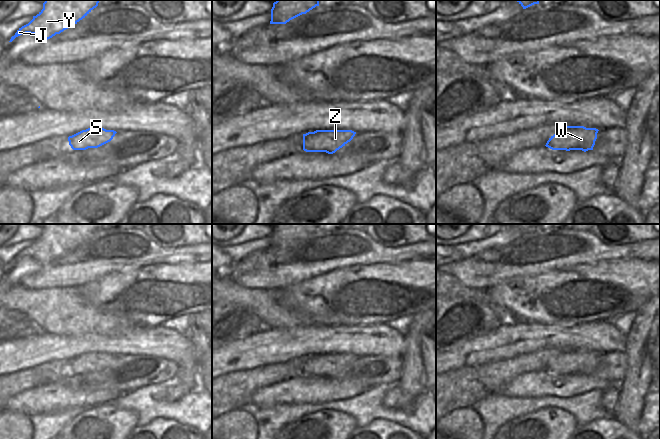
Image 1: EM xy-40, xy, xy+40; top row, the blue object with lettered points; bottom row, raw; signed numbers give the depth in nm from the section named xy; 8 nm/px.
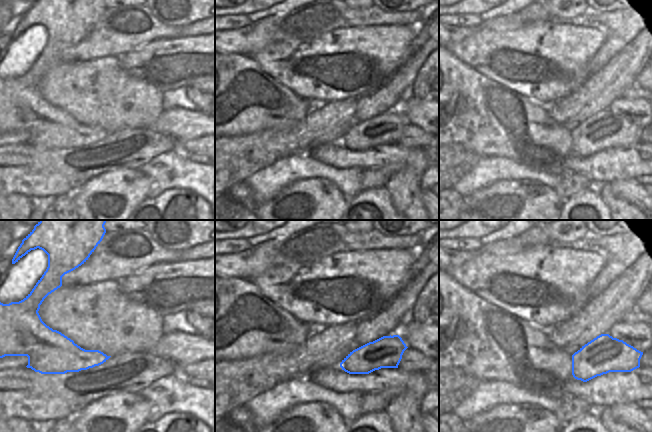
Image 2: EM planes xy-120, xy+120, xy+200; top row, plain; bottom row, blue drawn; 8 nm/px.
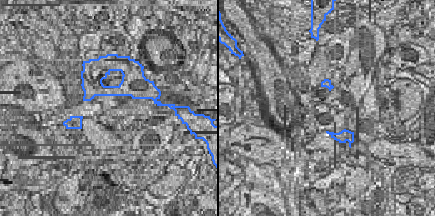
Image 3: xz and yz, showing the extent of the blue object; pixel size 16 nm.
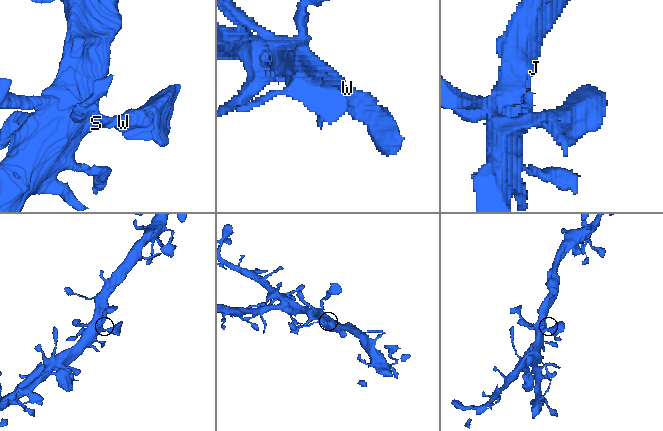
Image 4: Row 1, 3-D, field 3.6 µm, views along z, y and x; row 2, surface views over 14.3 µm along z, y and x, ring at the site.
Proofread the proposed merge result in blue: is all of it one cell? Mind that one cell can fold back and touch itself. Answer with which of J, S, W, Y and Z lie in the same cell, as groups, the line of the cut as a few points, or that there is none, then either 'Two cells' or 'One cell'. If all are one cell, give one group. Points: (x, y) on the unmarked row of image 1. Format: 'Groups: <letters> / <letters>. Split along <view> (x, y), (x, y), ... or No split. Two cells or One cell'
Groups: J S W Y Z. No split. One cell

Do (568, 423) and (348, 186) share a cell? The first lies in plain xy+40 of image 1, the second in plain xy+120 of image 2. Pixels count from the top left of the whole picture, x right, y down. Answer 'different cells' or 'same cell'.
different cells

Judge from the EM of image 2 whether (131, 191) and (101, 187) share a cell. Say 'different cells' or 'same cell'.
same cell

